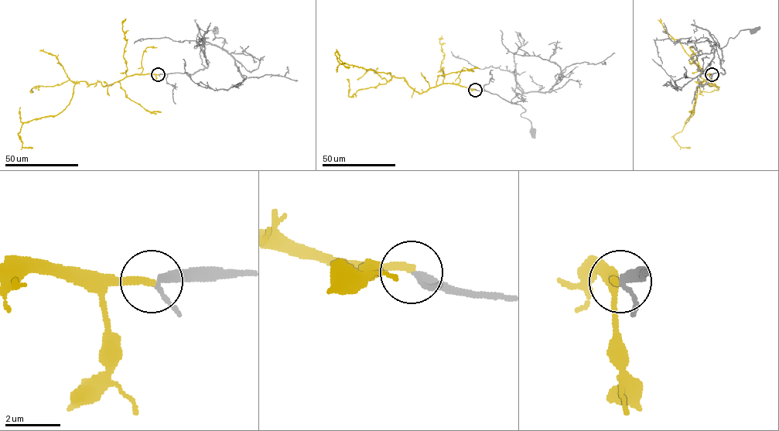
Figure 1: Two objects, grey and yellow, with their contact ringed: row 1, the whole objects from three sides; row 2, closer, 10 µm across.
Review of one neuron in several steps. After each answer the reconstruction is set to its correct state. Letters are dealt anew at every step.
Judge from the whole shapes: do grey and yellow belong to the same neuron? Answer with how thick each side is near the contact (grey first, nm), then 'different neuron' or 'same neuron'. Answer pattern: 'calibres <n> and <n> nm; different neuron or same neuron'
calibres 200 and 280 nm; same neuron

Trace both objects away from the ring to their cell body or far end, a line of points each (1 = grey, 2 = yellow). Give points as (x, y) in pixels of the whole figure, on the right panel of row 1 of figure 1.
1: (712, 74), (724, 73), (725, 71), (720, 66), (722, 50), (709, 32), (721, 48), (740, 30), (752, 32)
2: (712, 74), (705, 78), (715, 86), (713, 81), (699, 81), (694, 111), (674, 135), (681, 147), (689, 147)

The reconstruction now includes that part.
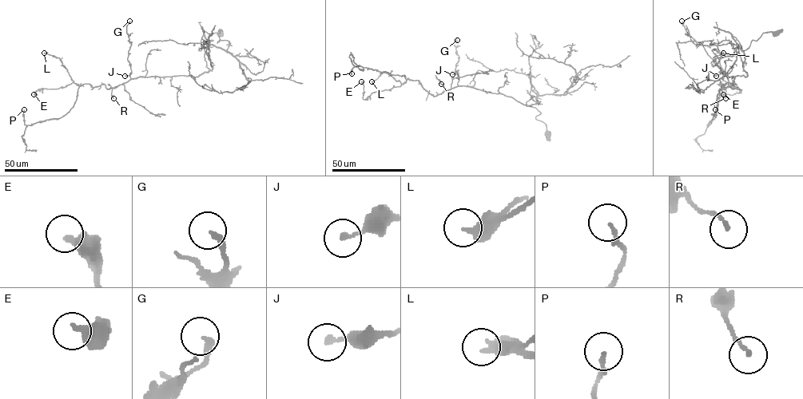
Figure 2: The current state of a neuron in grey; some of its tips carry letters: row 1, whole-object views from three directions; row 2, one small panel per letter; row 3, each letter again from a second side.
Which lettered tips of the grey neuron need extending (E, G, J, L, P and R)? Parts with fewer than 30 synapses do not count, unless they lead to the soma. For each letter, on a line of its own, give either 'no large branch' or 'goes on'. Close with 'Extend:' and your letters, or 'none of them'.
E: no large branch
G: no large branch
J: no large branch
L: no large branch
P: no large branch
R: no large branch
Extend: none of them

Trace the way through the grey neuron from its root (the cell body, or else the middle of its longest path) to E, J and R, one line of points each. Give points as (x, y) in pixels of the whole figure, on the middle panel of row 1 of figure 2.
E: (547, 133), (533, 90), (525, 105), (407, 79), (363, 100), (361, 81)
J: (547, 133), (535, 118), (540, 112), (526, 104), (533, 90), (539, 101), (525, 105), (459, 86), (452, 74)
R: (547, 133), (535, 118), (540, 112), (526, 104), (533, 90), (539, 101), (525, 105), (441, 84)

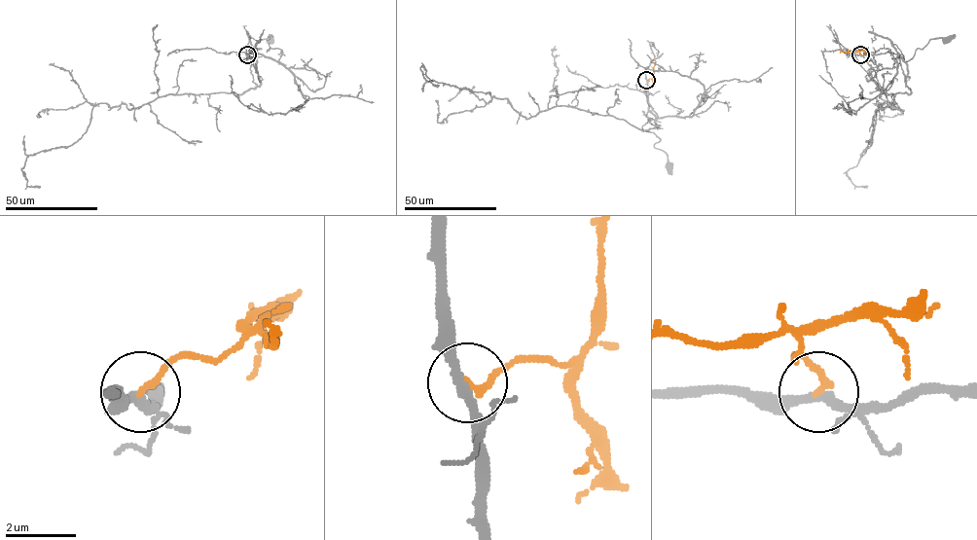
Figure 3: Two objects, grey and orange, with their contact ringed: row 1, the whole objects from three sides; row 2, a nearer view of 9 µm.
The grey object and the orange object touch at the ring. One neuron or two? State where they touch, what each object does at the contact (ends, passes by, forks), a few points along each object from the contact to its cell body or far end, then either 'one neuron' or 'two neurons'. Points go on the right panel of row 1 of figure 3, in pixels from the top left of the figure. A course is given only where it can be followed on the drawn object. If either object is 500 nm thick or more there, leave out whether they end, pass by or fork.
(860, 54) | grey passes by | orange ends | grey via (860, 54), (896, 54), (891, 41), (906, 61), (918, 48), (922, 49), (930, 39), (942, 38), (945, 41) | orange via (860, 54), (858, 52), (840, 53) | two neurons

